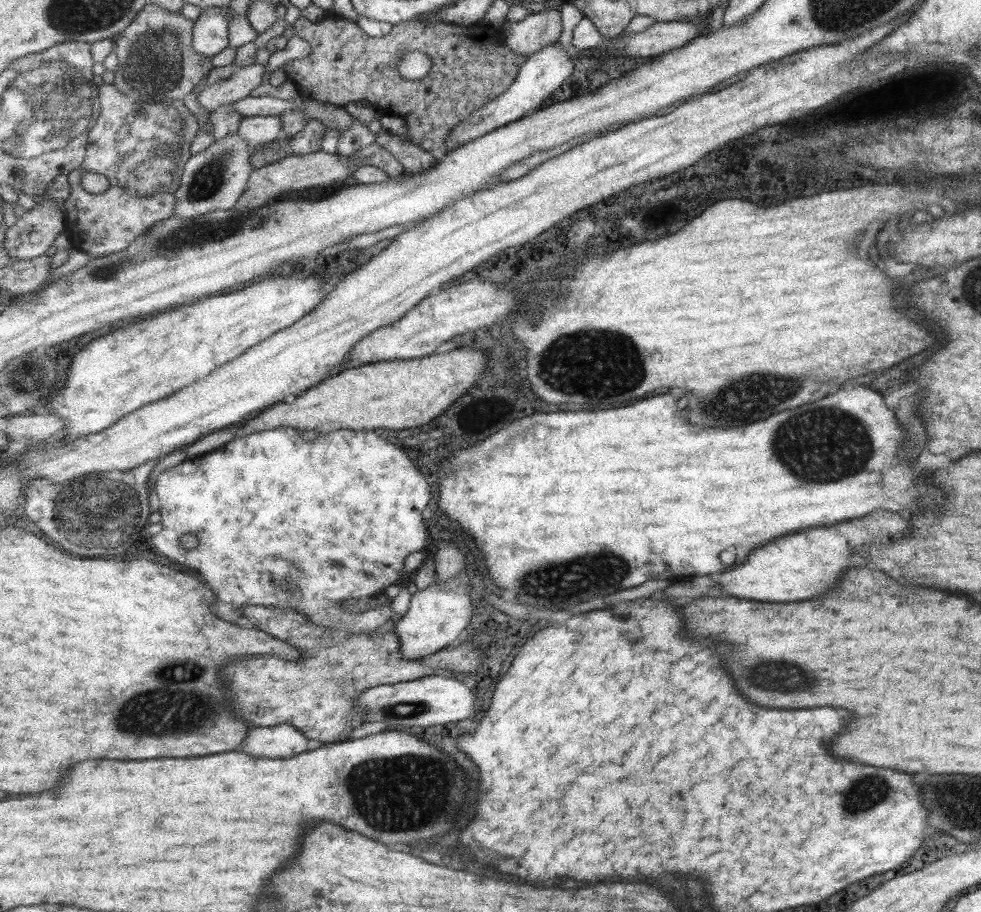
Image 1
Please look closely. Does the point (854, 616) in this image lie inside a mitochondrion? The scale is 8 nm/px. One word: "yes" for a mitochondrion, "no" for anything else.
no

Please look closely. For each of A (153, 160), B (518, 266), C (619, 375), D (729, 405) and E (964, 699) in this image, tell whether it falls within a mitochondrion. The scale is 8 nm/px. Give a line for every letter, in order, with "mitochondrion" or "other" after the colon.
A: mitochondrion
B: other
C: mitochondrion
D: mitochondrion
E: other

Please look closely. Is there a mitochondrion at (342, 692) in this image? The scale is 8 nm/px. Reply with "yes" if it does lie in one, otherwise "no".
no

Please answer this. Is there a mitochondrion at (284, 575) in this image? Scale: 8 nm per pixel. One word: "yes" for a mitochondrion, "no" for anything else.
yes

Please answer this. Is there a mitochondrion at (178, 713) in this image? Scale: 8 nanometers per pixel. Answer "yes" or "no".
yes

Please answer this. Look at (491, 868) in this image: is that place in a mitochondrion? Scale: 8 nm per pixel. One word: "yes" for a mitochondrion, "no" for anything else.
no

